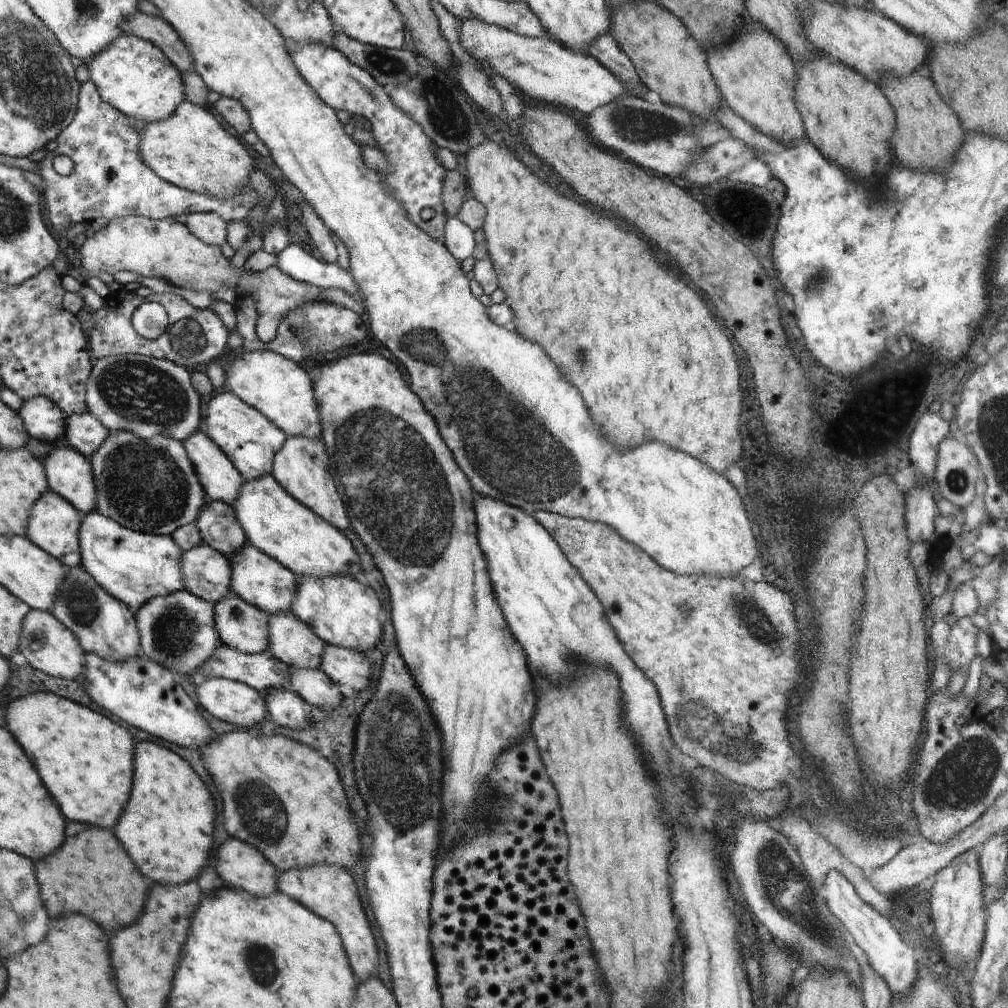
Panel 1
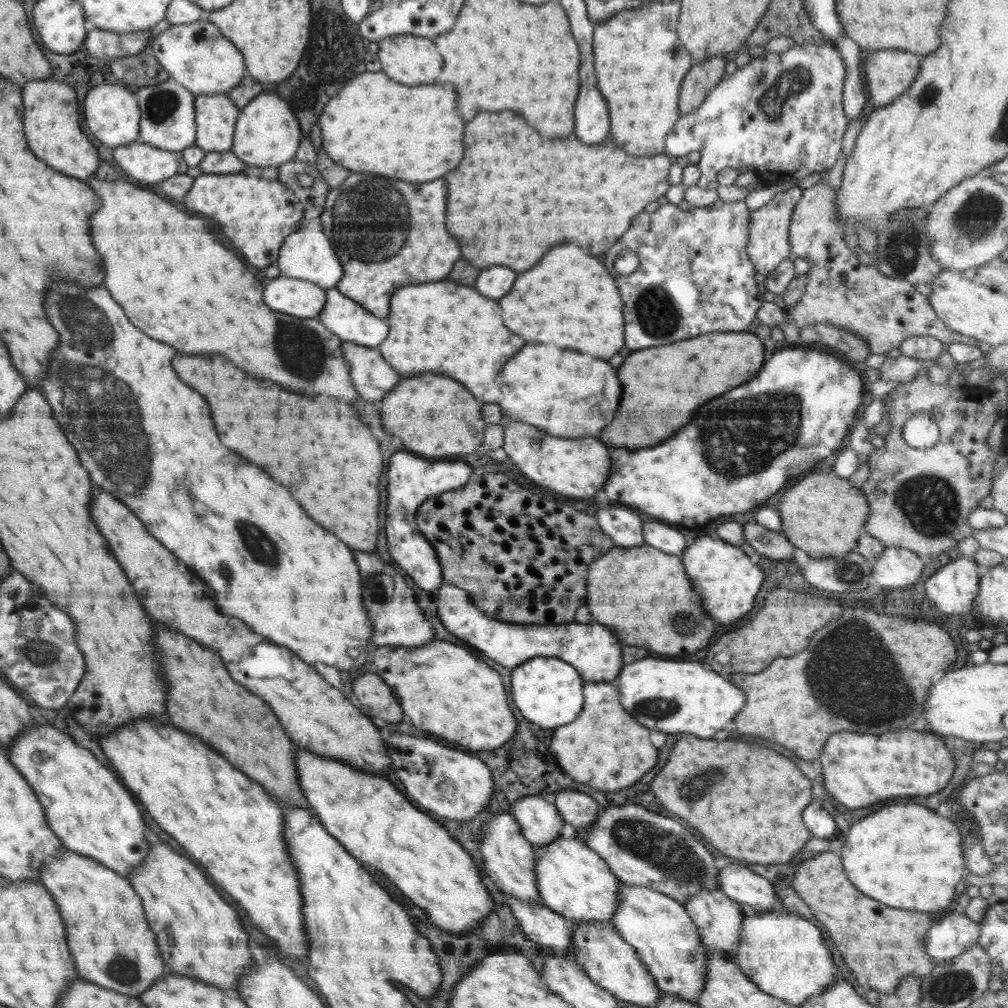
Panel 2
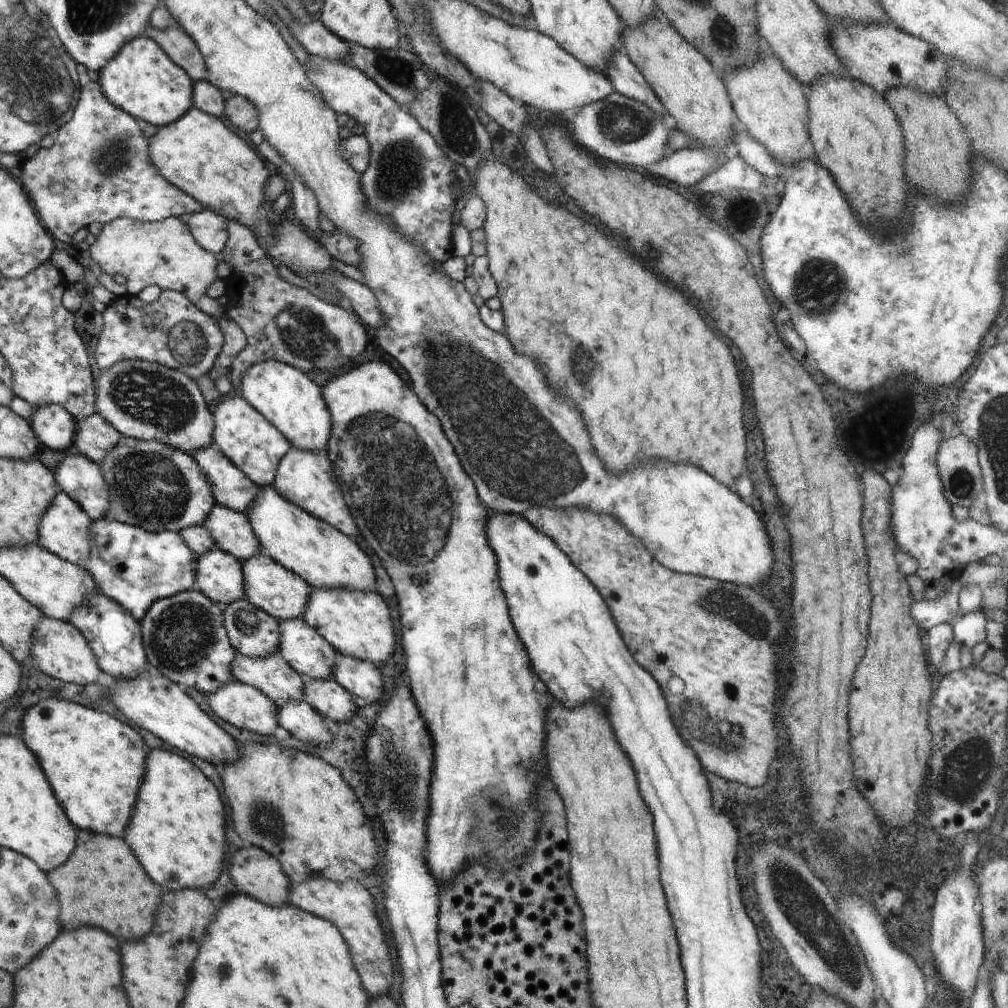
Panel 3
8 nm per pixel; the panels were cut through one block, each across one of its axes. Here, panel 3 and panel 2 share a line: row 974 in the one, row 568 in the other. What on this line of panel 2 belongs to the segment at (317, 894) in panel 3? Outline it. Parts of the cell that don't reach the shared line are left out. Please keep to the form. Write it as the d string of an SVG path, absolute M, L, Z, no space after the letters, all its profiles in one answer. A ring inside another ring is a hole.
M356 552L356 564L362 576L362 602L374 625L371 643L377 647L389 645L418 647L432 642L435 631L428 621L428 614L420 610L414 592L394 566L388 566L384 560L366 552Z

